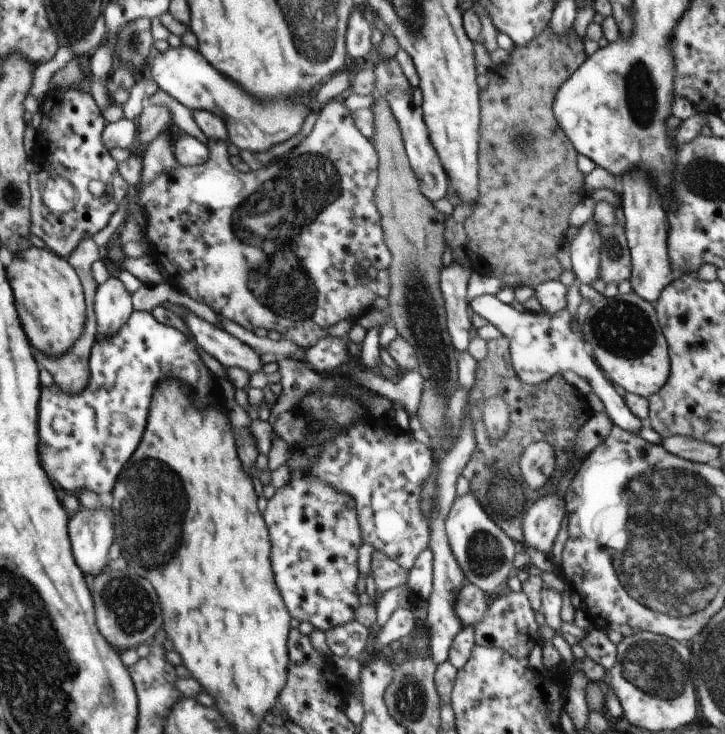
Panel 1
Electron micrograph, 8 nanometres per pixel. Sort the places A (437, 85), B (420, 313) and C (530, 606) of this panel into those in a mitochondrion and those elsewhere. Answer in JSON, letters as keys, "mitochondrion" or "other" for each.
{"A":"other","B":"mitochondrion","C":"other"}

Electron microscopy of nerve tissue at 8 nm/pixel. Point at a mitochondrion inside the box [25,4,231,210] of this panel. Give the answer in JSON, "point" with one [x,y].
{"point":[131,46]}

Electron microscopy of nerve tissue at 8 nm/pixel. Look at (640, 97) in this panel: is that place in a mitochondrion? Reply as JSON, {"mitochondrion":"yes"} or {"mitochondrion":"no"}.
{"mitochondrion":"yes"}

